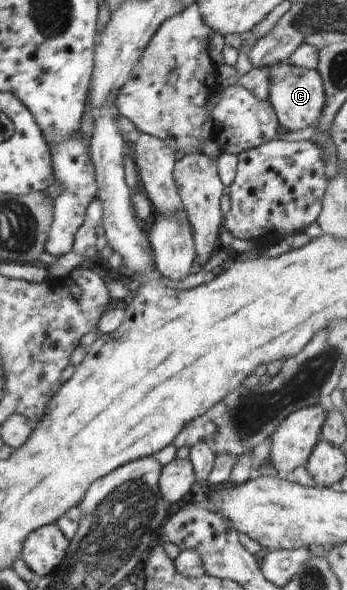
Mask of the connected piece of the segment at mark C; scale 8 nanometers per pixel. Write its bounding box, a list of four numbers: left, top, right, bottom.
[269,63,325,132]

